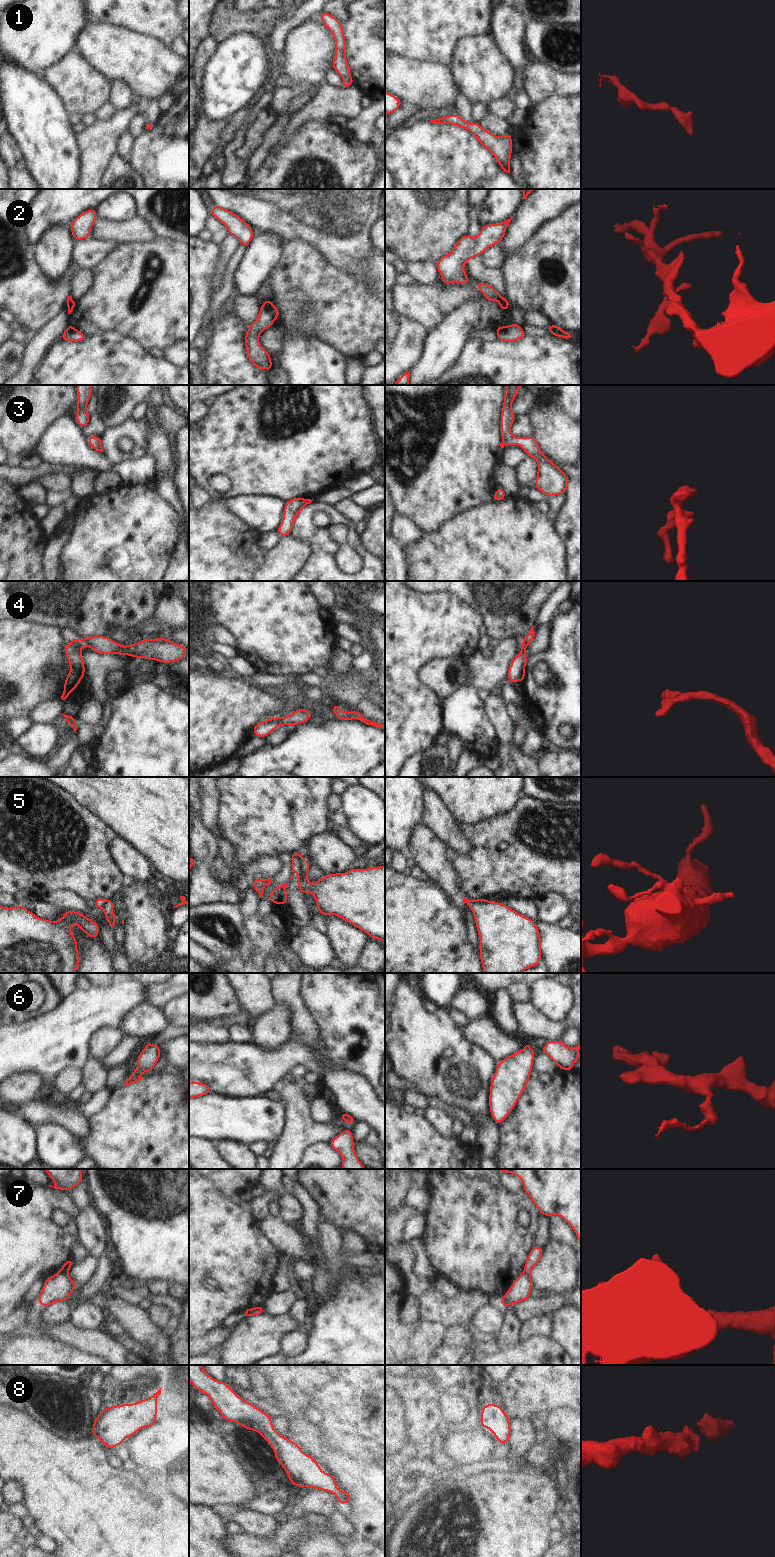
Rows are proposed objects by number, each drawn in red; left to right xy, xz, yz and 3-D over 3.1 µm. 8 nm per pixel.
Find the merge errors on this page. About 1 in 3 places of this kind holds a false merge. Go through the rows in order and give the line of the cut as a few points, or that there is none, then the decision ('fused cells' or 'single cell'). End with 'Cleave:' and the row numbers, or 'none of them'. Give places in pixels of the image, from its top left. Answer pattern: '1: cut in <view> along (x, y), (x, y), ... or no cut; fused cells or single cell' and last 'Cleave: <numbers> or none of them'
1: no cut; single cell
2: cut in yz along (509, 326), (497, 334); fused cells
3: no cut; single cell
4: no cut; single cell
5: cut in xz along (302, 859), (298, 888); fused cells
6: no cut; single cell
7: cut in xy along (59, 1271), (67, 1273); fused cells
8: no cut; single cell
Cleave: 2, 5, 7

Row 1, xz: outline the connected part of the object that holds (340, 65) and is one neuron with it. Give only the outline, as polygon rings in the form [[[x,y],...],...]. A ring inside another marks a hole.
[[[325,11],[321,12],[319,18],[323,25],[332,33],[335,41],[335,55],[332,69],[334,69],[343,79],[342,88],[348,88],[355,84],[355,82],[351,77],[351,70],[346,58],[346,40],[342,23],[333,15]]]

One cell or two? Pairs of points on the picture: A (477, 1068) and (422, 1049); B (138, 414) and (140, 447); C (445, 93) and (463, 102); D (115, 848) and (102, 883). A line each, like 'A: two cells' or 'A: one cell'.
A: one cell
B: two cells
C: two cells
D: two cells

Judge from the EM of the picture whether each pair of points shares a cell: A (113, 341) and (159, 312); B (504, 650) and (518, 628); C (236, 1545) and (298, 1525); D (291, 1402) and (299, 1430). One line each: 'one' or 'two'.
A: two
B: two
C: one
D: one

